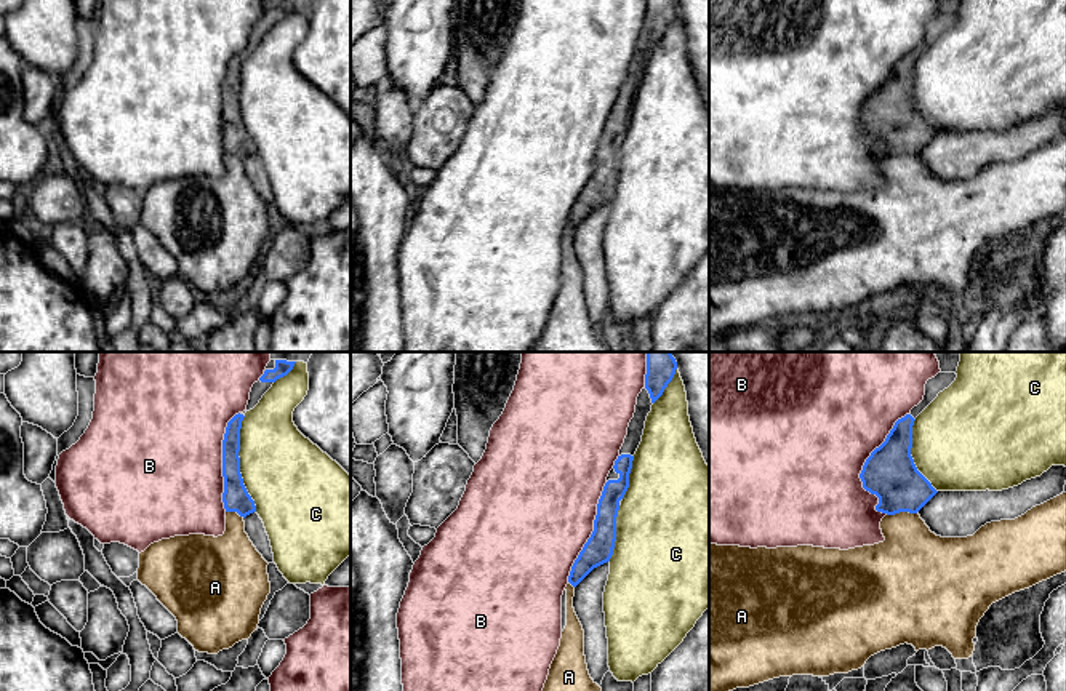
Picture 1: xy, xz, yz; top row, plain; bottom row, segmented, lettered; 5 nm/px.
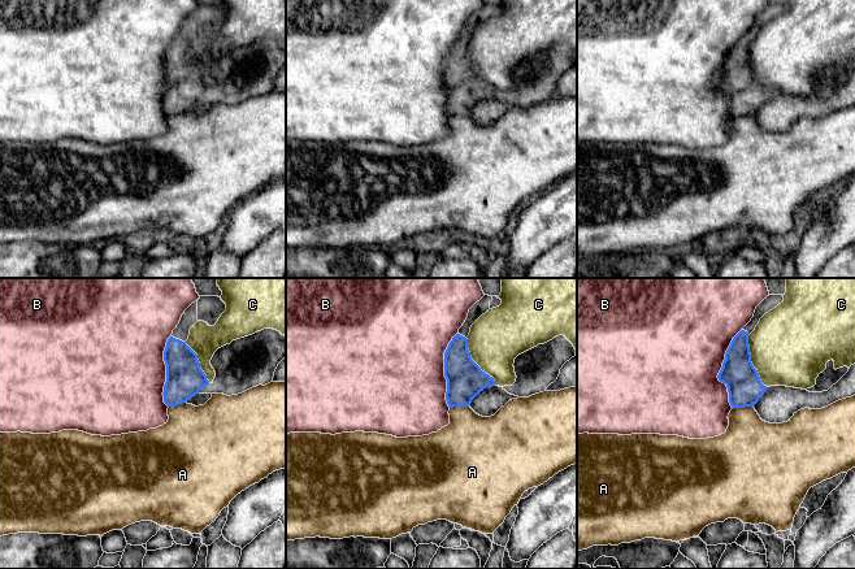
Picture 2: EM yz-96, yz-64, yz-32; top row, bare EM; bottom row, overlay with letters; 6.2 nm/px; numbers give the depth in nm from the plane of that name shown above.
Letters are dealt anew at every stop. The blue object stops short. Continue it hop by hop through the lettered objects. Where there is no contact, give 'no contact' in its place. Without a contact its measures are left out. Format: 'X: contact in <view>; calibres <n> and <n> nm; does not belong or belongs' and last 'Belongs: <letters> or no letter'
A: contact in yz; calibres 260 and 340 nm; does not belong
B: contact in yz; calibres 260 and 480 nm; does not belong
C: contact in xy; calibres 140 and 420 nm; does not belong
Belongs: no letter

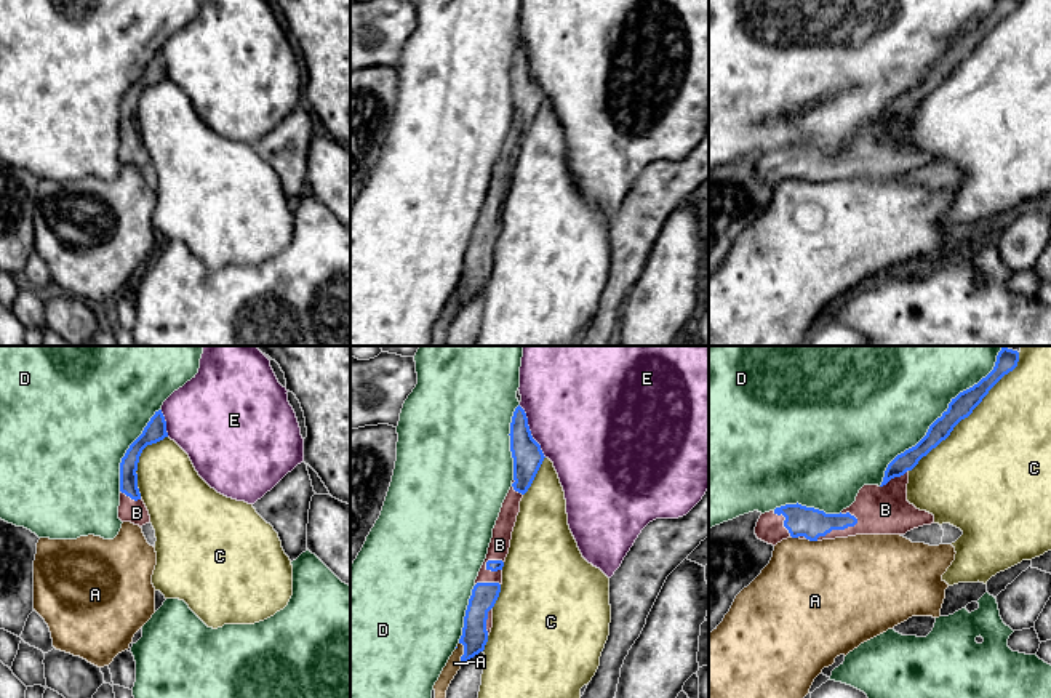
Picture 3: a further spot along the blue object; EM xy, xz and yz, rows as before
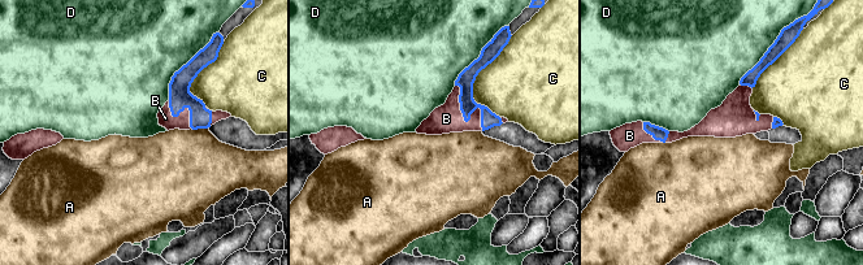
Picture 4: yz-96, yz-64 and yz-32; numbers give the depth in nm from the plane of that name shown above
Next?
A: contact in xz; calibres 130 and 70 nm; does not belong
B: contact in yz; calibres 160 and 240 nm; belongs
C: contact in yz; calibres 120 and 500 nm; does not belong
D: contact in yz; calibres 120 and 460 nm; does not belong
E: contact in xz; calibres 150 and 480 nm; does not belong
Belongs: B

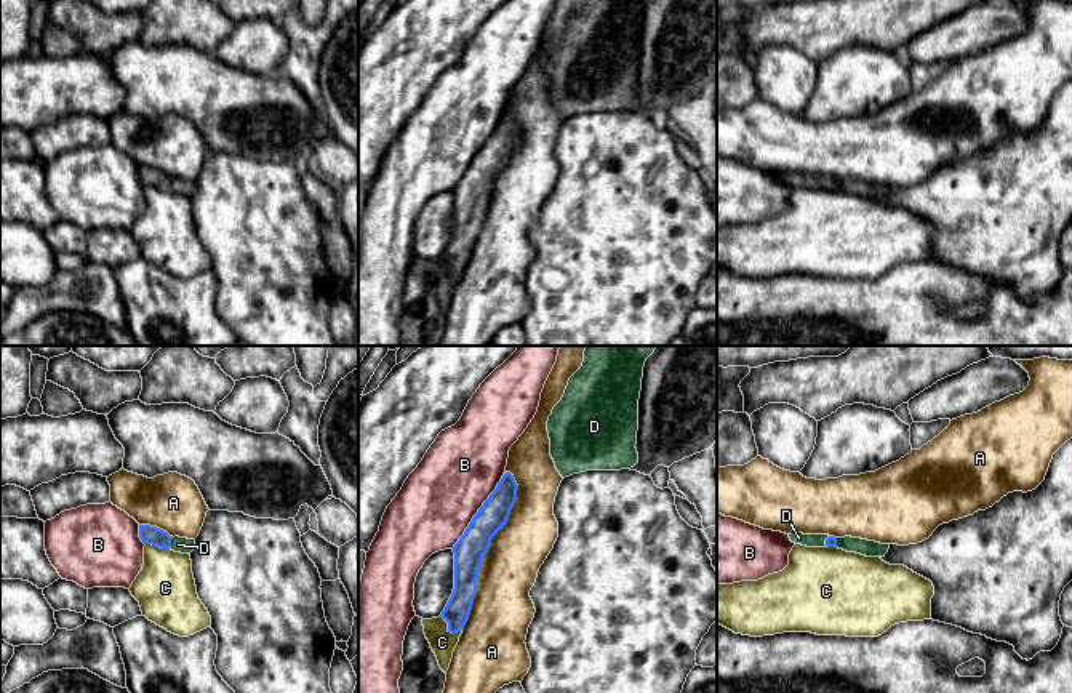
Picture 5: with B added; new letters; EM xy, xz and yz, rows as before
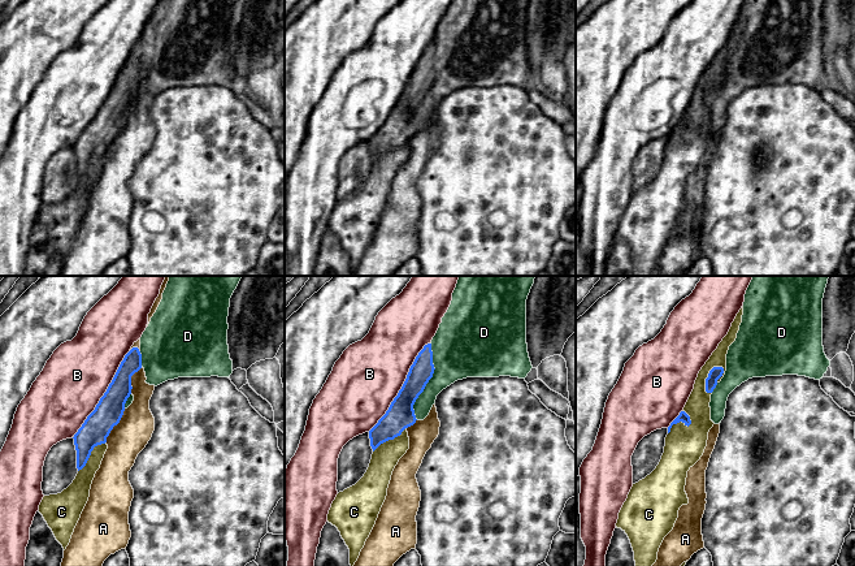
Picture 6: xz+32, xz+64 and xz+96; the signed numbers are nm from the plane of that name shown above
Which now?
A: contact in xz; calibres 150 and 280 nm; does not belong
B: contact in xz; calibres 150 and 380 nm; does not belong
C: contact in xz; calibres 130 and 130 nm; does not belong
D: contact in xy; calibres 100 and 80 nm; belongs
Belongs: D

